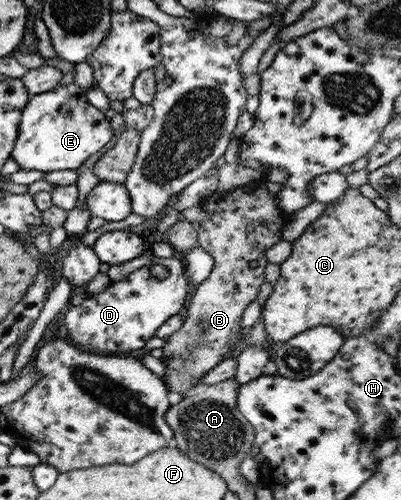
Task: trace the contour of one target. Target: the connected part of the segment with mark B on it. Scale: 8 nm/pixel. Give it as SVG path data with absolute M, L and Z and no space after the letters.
M263 180L228 192L216 190L201 200L200 208L209 218L196 225L198 246L214 257L213 270L193 294L181 328L166 339L162 348L165 358L161 360L167 367L163 381L167 383L169 392L175 390L179 394L191 392L191 387L197 381L201 382L205 373L215 368L224 358L234 354L237 342L246 332L240 324L243 311L257 298L259 288L266 282L265 266L270 262L267 261L265 252L275 243L283 241L283 228L290 219L290 214L279 207L277 193L270 192Z

